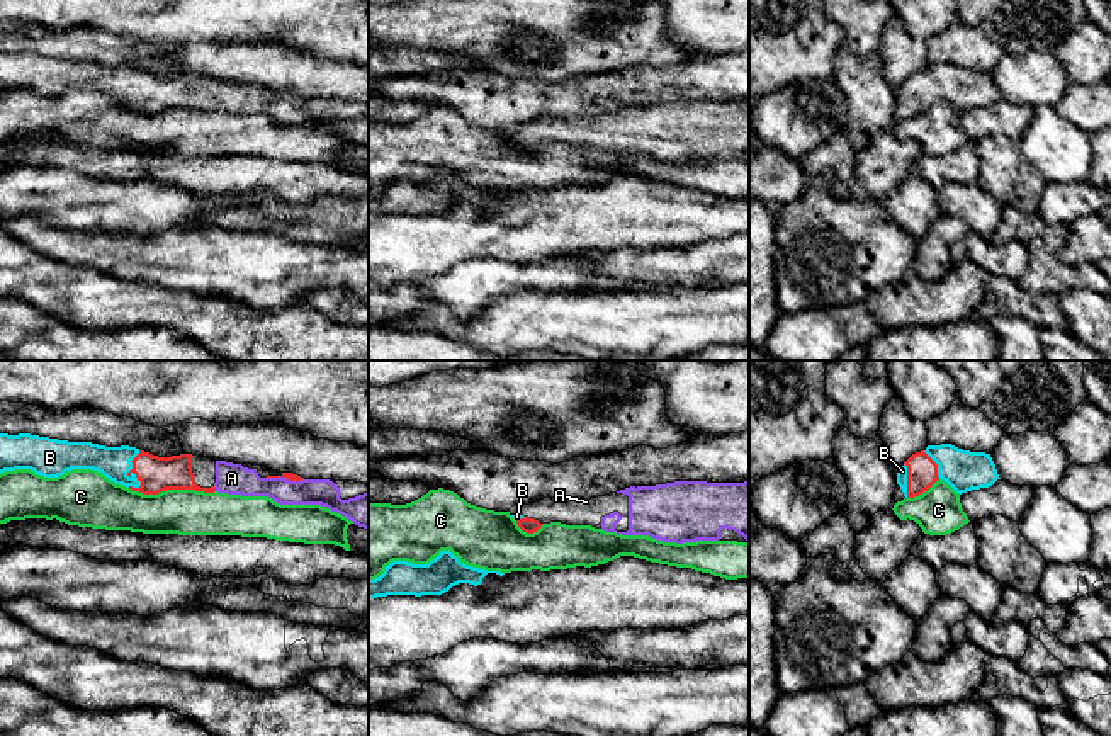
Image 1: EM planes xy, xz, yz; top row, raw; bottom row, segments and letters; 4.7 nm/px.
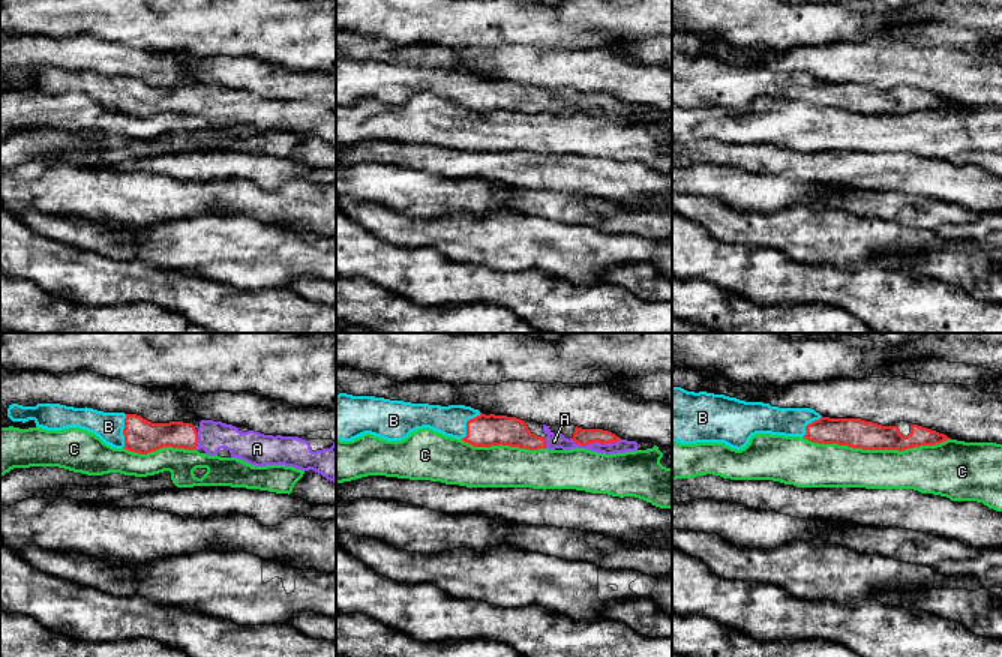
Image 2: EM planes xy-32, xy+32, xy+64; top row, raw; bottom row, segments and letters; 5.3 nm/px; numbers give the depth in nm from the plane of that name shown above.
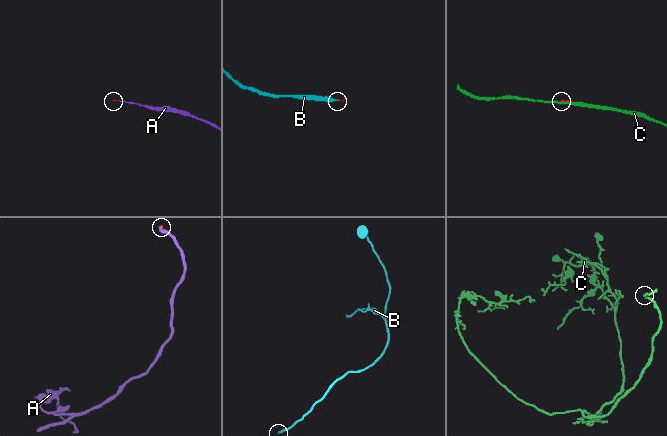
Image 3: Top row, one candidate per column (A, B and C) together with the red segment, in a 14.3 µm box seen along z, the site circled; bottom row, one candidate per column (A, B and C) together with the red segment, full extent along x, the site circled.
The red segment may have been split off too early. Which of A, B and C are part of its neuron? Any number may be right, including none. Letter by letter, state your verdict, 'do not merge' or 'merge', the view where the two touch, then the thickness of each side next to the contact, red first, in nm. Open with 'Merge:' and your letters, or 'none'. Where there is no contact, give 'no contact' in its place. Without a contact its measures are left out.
Merge: A, B
A: merge; meets red in xy; 40 nm thick on the red side, 140 nm on the other
B: merge; meets red in xy; 170 nm thick on the red side, 160 nm on the other
C: do not merge; meets red in xy; 170 nm thick on the red side, 220 nm on the other

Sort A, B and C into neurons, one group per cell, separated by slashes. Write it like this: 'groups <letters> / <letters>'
groups A B / C

